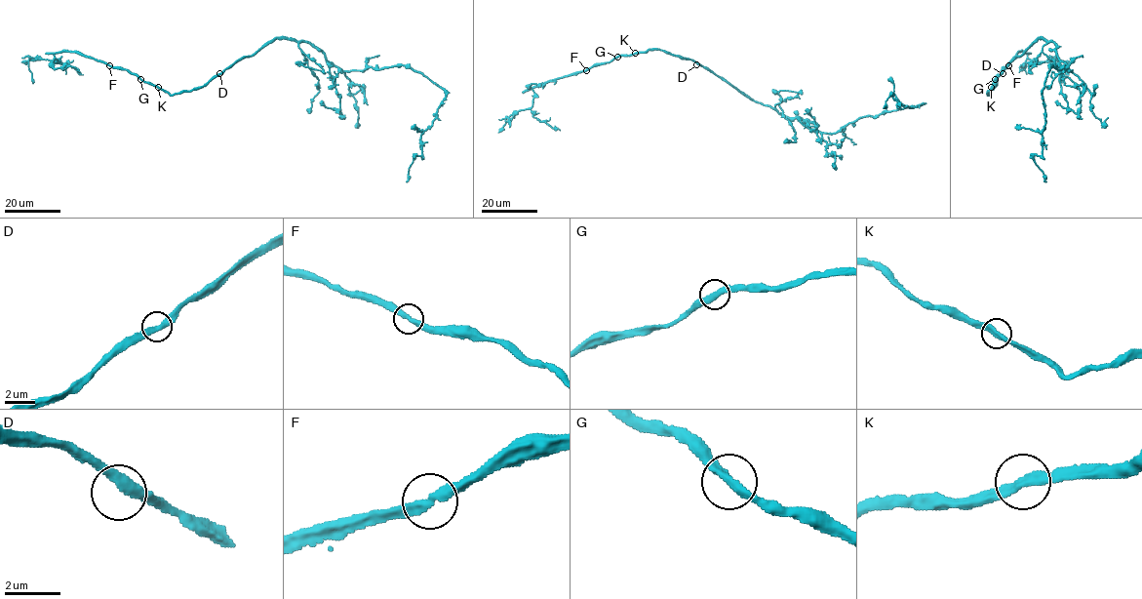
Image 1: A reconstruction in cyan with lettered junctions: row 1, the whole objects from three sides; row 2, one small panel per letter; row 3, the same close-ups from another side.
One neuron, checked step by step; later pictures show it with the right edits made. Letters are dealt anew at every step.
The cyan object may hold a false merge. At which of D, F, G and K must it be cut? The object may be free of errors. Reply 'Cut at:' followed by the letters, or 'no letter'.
Cut at: no letter

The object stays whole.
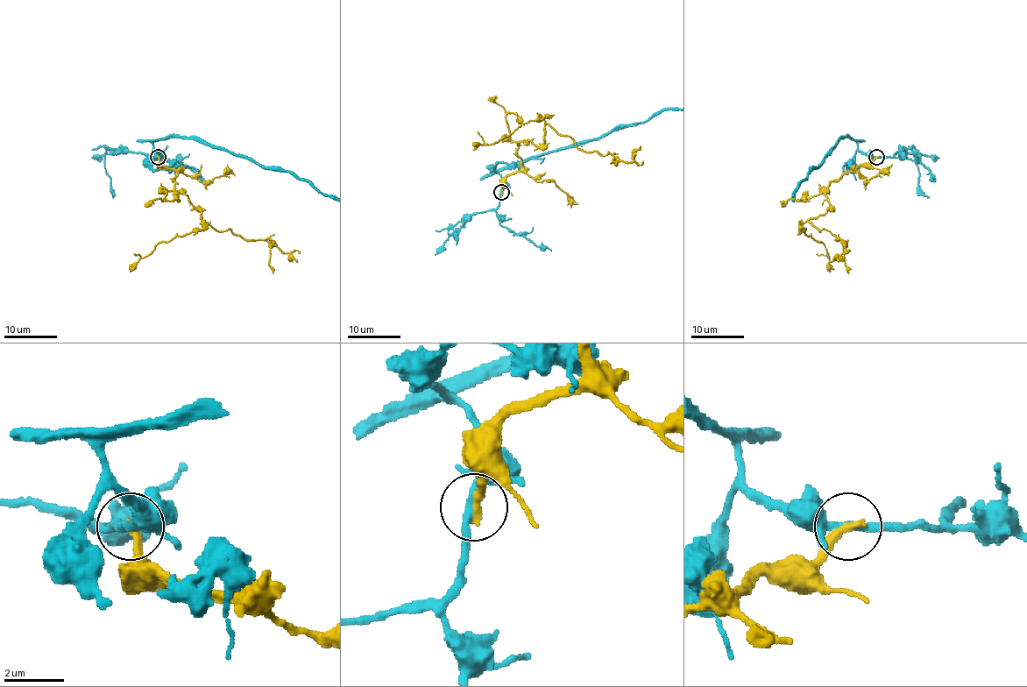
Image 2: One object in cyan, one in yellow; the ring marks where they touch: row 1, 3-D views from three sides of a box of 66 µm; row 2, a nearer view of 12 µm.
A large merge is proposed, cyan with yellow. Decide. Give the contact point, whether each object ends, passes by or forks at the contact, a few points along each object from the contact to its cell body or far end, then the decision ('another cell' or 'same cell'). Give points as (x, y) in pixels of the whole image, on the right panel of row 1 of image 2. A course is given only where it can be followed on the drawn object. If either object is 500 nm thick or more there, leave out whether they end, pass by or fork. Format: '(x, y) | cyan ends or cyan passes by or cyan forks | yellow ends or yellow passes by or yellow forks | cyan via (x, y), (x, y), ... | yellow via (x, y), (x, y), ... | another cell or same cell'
(876, 157) | cyan passes by | yellow ends | yellow via (877, 157), (830, 183), (825, 195), (830, 207), (809, 221), (845, 247), (846, 252), (830, 262) | another cell

